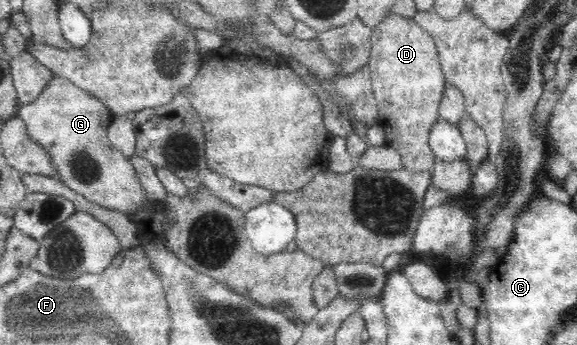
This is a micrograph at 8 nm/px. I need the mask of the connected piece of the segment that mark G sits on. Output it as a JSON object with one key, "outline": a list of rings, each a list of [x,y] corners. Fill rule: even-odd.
{"outline":[[[53,73],[42,93],[32,103],[19,106],[17,115],[26,124],[28,136],[46,148],[64,185],[111,211],[120,211],[131,218],[143,215],[146,208],[141,206],[151,200],[133,163],[110,143],[107,129],[114,114],[100,98]]]}

